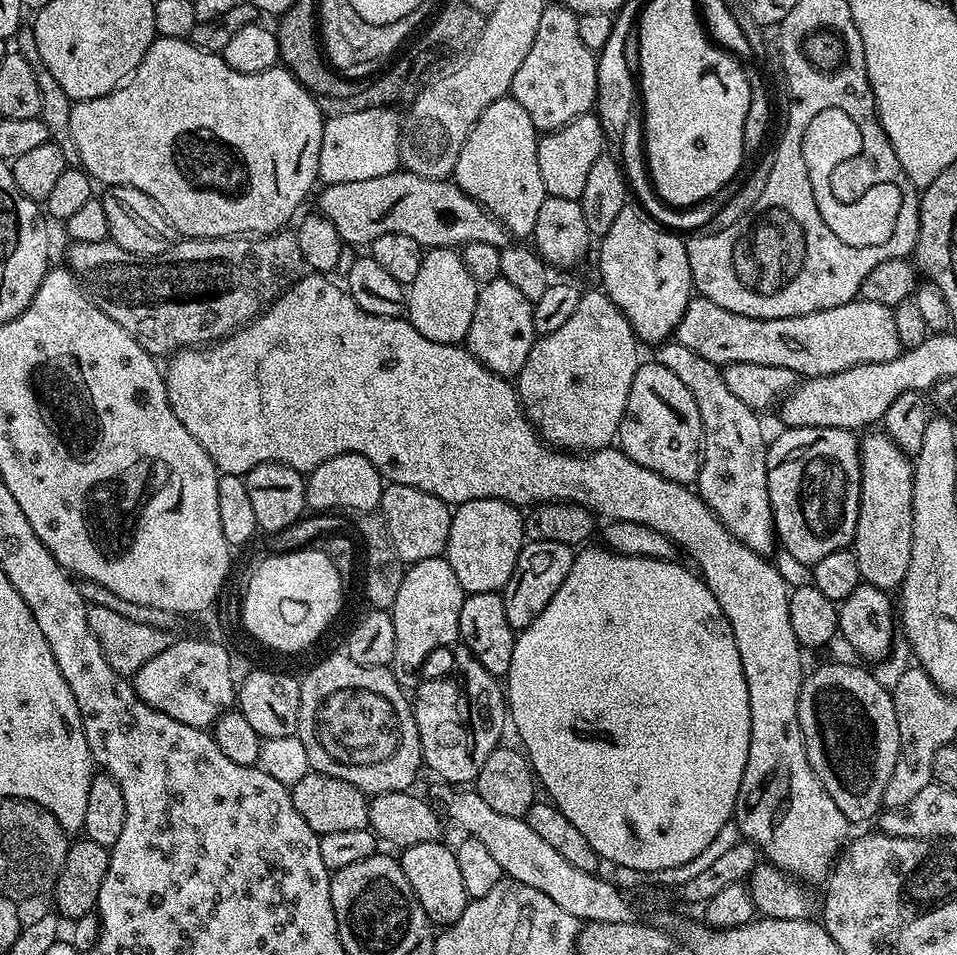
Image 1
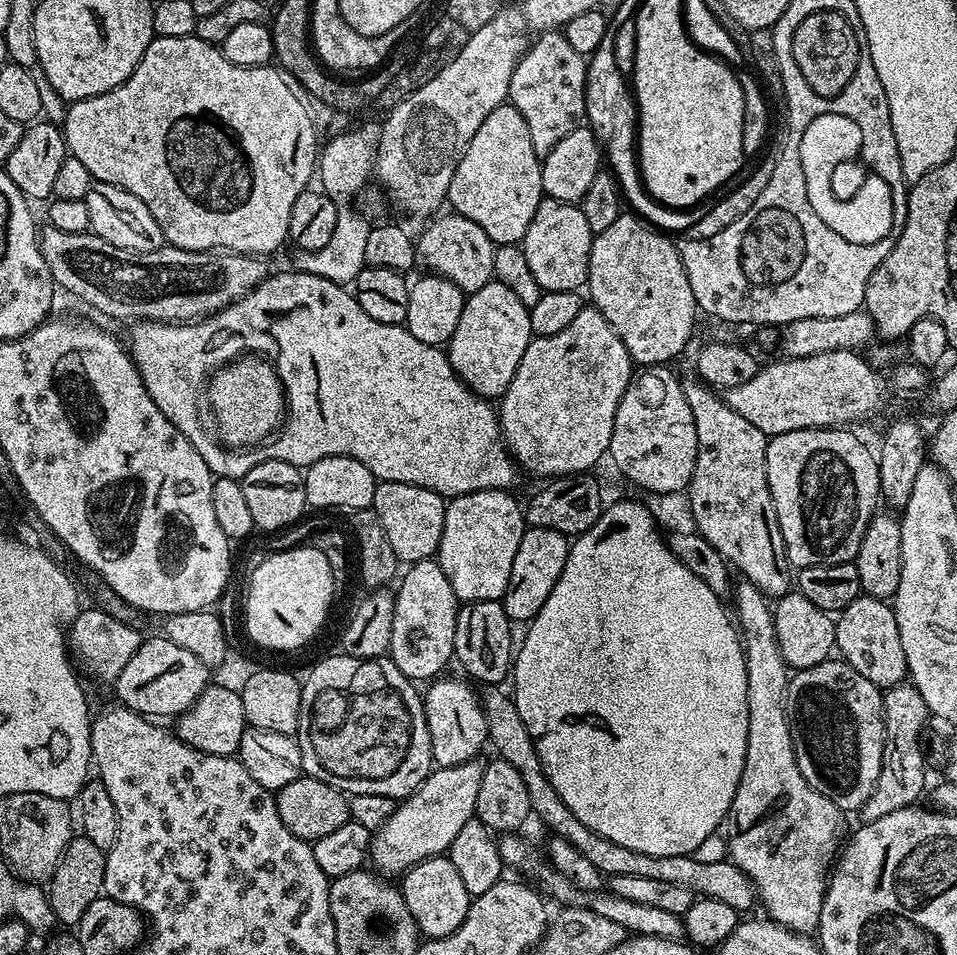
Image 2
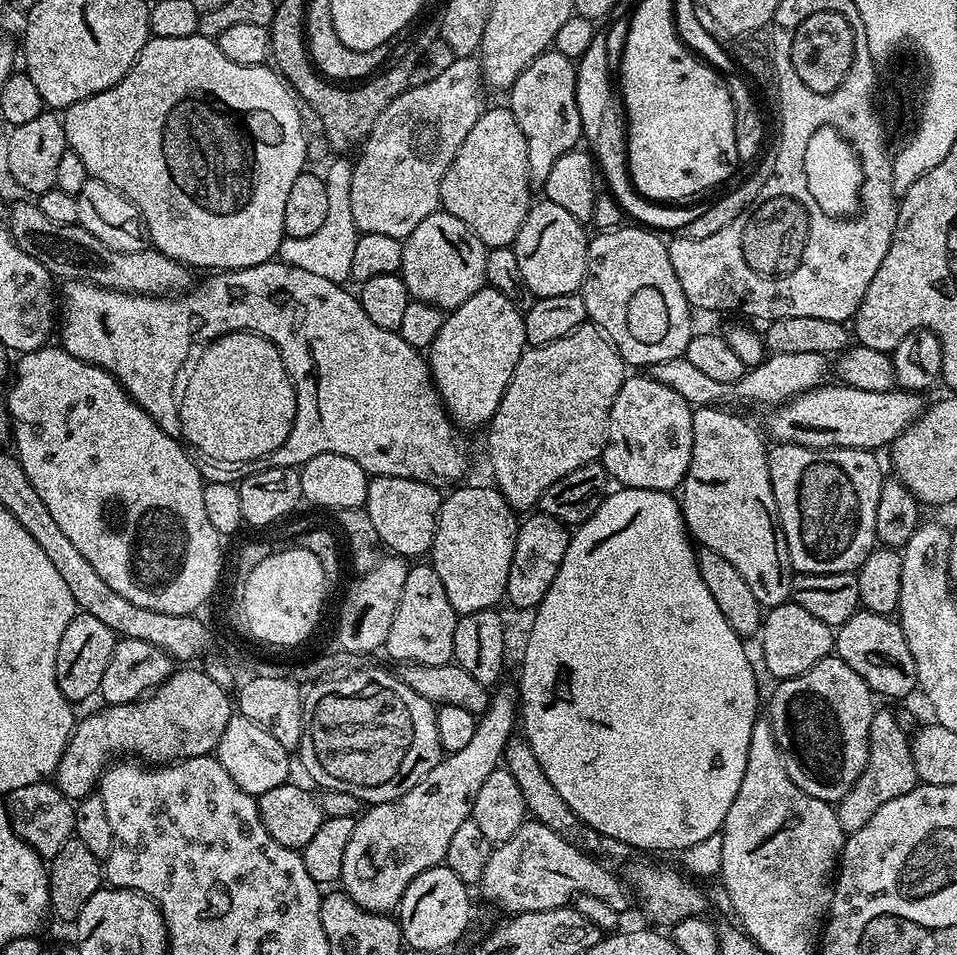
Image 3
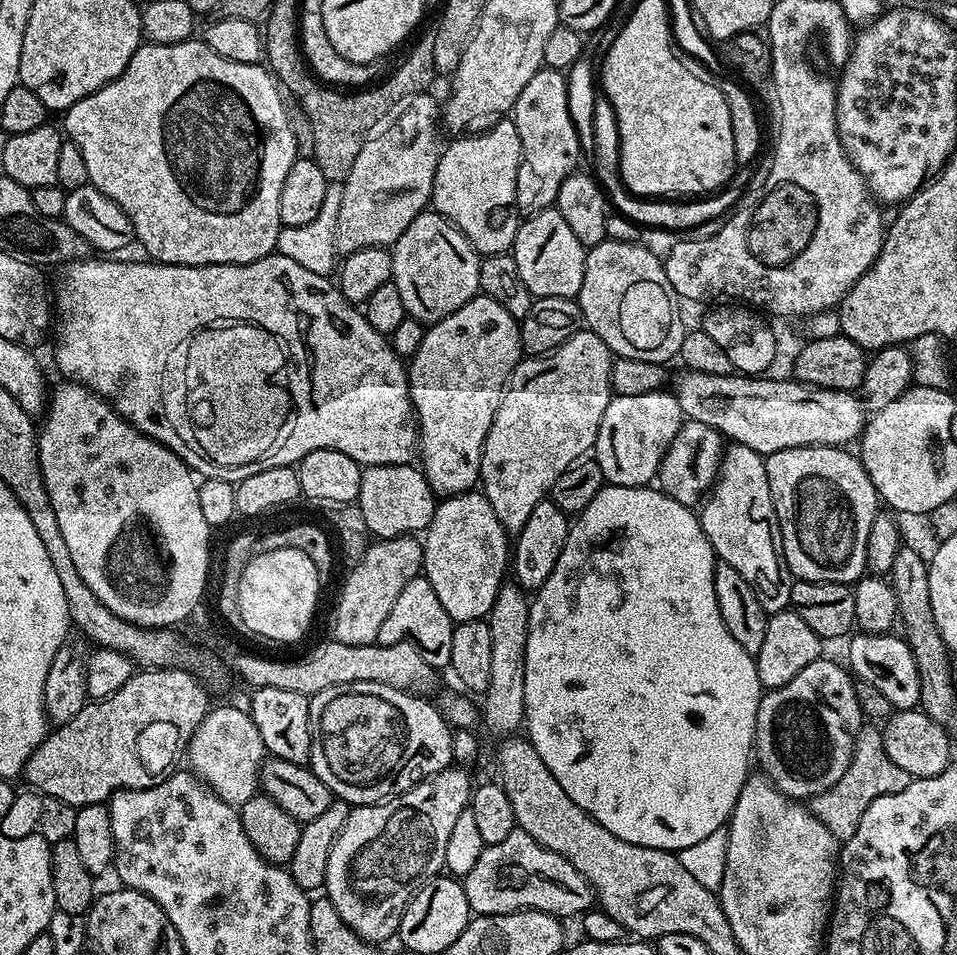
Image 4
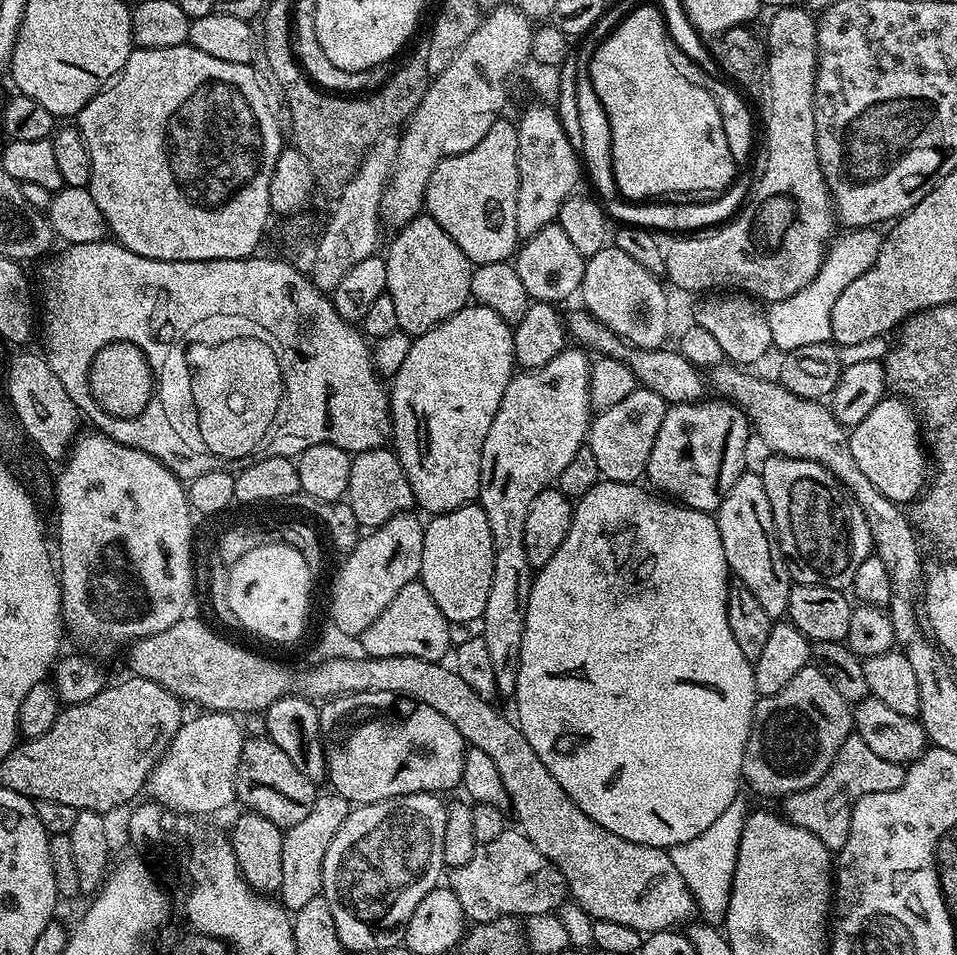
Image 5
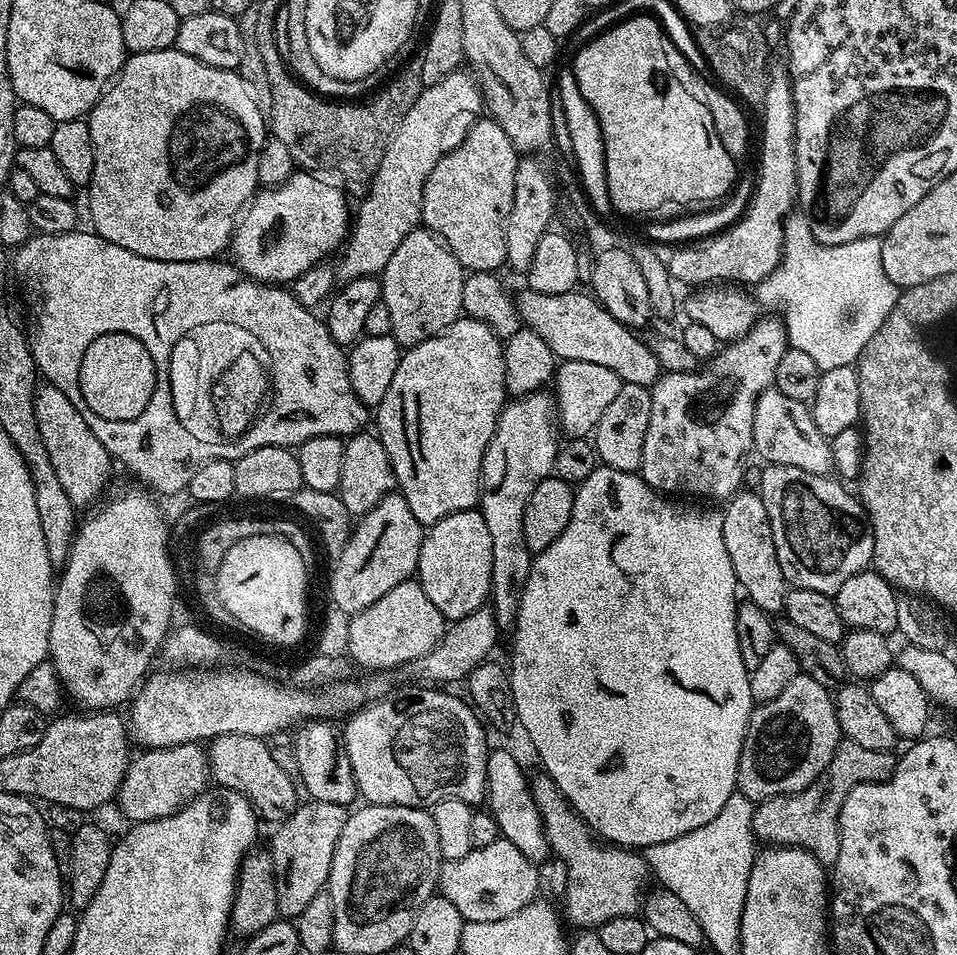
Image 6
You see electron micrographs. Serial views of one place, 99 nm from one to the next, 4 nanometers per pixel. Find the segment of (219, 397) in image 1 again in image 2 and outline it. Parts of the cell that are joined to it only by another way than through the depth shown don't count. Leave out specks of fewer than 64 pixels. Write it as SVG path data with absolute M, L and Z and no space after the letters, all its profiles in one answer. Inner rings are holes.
M291 270L292 272L280 272L273 278L266 278L260 283L260 287L254 289L249 295L244 296L236 303L226 306L220 312L214 313L210 318L195 321L194 326L158 326L157 321L142 320L131 325L132 348L130 344L130 355L136 368L140 371L142 382L150 394L150 398L156 400L158 407L164 409L167 416L172 417L172 423L177 425L181 432L185 433L189 440L196 445L198 454L204 456L204 461L209 464L213 473L216 474L243 474L252 469L252 465L260 463L262 459L259 447L247 450L229 450L220 443L219 439L211 431L196 425L196 399L201 399L202 389L212 373L223 368L226 362L236 359L238 349L236 340L253 340L260 349L270 357L272 365L280 377L286 377L286 419L282 425L282 436L284 432L284 452L282 459L297 466L307 466L318 462L324 456L354 456L358 462L366 466L376 475L377 481L382 480L405 480L410 486L422 486L423 488L435 488L436 493L445 498L470 494L478 490L490 490L491 488L511 489L516 480L518 468L515 463L510 462L510 453L507 447L502 446L500 435L500 418L494 414L487 399L478 398L467 384L463 383L459 376L452 370L452 363L446 359L445 353L438 350L435 344L420 344L418 338L410 334L406 326L382 326L370 318L362 310L362 306L356 304L355 295L350 294L349 289L344 286L333 286L329 280L318 280L314 274ZM747 582L741 585L735 593L734 601L748 661L748 761L742 766L740 785L734 794L732 809L726 817L728 856L752 880L759 903L762 906L764 903L768 911L765 912L767 919L776 921L792 932L812 934L820 926L822 902L828 892L830 865L838 856L836 839L844 828L845 817L838 814L834 802L813 792L812 787L804 782L802 770L796 768L796 755L788 730L790 669L781 661L780 647L772 635L772 608L764 608L766 597L764 593L757 592L754 585Z

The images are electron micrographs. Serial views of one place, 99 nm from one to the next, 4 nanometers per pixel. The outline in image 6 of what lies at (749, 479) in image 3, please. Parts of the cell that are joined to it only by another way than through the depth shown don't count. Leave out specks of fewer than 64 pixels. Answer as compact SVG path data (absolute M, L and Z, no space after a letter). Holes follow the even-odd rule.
M741 490L727 501L723 514L722 538L726 538L726 554L730 554L730 566L734 566L736 583L742 589L743 595L745 592L748 595L745 597L751 603L757 604L763 612L769 614L783 613L786 594L790 585L782 574L782 566L778 566L778 550L774 550L774 534L770 526L770 514L766 514L766 506L762 502L762 498L755 491Z

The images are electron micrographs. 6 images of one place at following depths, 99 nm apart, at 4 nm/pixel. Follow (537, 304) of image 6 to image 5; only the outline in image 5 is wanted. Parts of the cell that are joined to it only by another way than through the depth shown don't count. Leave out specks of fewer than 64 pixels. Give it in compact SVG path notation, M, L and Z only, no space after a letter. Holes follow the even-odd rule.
M579 310L572 317L567 317L566 328L577 345L581 349L587 350L589 353L595 354L597 357L612 356L616 360L623 360L626 366L630 366L630 370L634 374L637 385L641 388L649 388L654 390L654 394L658 394L663 398L665 405L671 406L674 404L695 404L705 399L704 382L706 386L706 376L699 368L695 368L679 350L668 349L668 346L658 348L634 348L630 344L625 344L621 336L616 336L614 330L610 330L602 322L598 322L586 310Z

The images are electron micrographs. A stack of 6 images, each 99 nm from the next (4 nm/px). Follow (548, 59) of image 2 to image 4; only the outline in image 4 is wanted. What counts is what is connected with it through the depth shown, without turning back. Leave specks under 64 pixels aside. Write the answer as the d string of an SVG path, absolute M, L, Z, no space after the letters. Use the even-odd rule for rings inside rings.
M542 67L518 94L518 102L512 108L510 118L518 130L522 142L522 154L516 183L516 211L520 214L541 212L555 205L558 190L571 172L577 171L582 155L578 130L570 122L570 110L566 102L568 77L553 68Z

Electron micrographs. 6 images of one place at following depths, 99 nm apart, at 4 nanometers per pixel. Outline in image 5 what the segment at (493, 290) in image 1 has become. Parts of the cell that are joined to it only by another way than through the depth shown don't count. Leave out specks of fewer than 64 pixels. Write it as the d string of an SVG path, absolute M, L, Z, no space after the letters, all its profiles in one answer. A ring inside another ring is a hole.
M472 302L462 310L446 318L438 326L434 326L426 334L415 337L410 346L410 354L398 366L396 375L391 377L390 384L390 444L396 456L402 462L402 470L406 470L406 478L410 478L410 486L414 490L414 498L419 507L424 507L428 514L452 512L463 504L473 503L480 494L480 463L482 462L482 446L486 442L486 434L490 434L490 422L494 422L494 414L498 414L498 406L502 406L502 394L506 394L506 386L511 382L514 369L517 367L514 354L513 325L507 324L494 310Z

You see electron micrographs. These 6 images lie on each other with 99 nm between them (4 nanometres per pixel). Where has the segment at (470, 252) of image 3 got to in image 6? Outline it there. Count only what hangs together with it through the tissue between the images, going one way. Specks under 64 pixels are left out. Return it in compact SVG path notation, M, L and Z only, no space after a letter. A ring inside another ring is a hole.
M417 226L406 238L402 238L398 250L394 250L394 255L390 257L390 262L386 262L382 273L382 299L386 310L390 310L390 326L392 327L392 337L401 346L411 346L418 342L426 342L426 338L437 336L440 332L445 332L455 320L462 316L462 286L466 269L454 258L454 254L440 237L428 231L423 226Z

